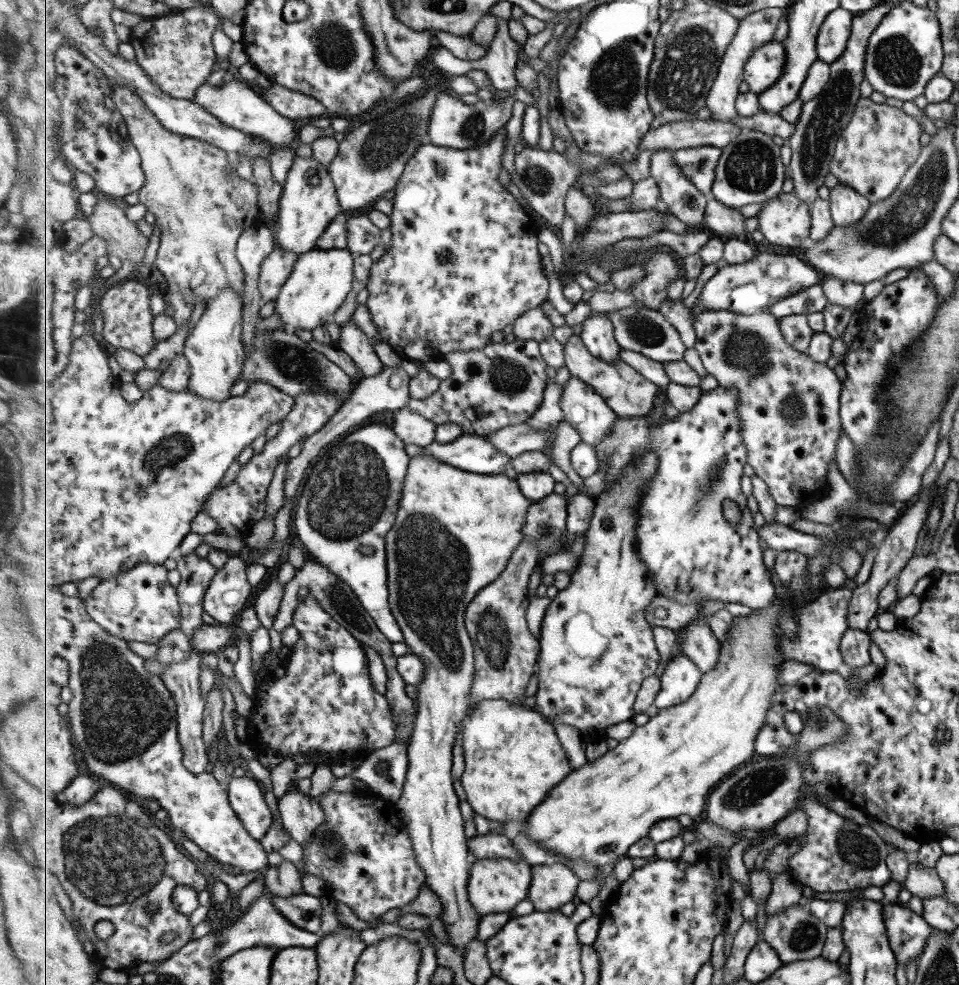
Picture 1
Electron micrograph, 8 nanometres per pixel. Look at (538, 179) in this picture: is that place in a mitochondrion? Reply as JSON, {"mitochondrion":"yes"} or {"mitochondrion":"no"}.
{"mitochondrion":"yes"}

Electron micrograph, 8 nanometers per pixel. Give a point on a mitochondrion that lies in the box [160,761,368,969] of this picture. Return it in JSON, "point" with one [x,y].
{"point":[329,842]}

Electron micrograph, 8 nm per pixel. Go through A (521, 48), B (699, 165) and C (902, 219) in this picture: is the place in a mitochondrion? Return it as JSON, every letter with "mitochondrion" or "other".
{"A":"other","B":"mitochondrion","C":"mitochondrion"}

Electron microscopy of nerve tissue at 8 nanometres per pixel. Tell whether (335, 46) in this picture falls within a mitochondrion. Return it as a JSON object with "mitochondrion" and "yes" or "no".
{"mitochondrion":"yes"}

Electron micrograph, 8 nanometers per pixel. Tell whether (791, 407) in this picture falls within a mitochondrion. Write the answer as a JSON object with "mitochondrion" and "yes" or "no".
{"mitochondrion":"yes"}

